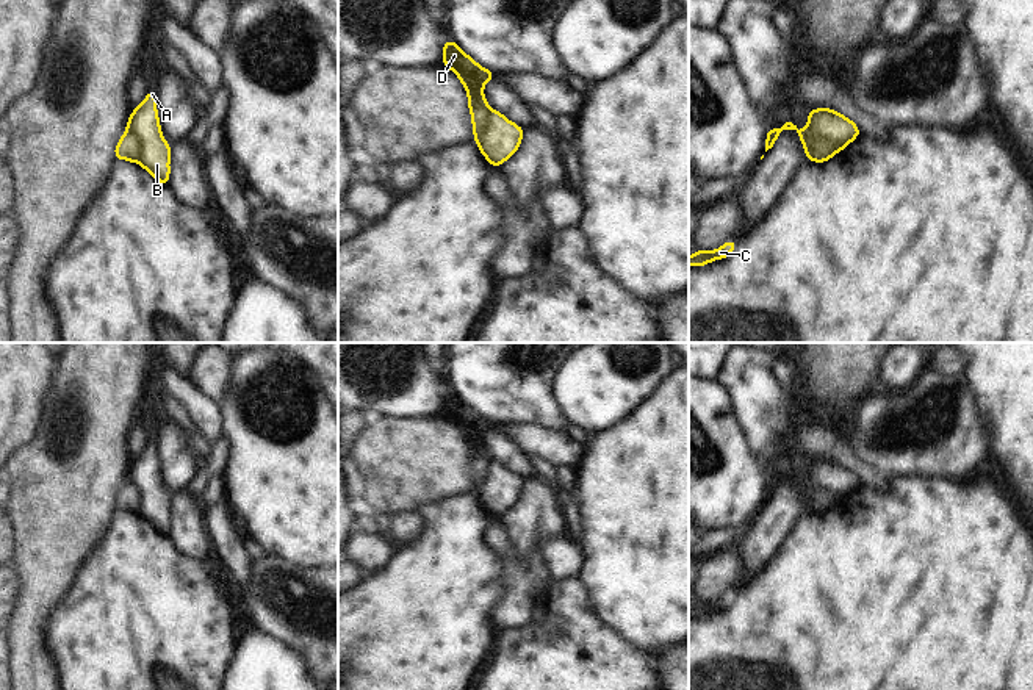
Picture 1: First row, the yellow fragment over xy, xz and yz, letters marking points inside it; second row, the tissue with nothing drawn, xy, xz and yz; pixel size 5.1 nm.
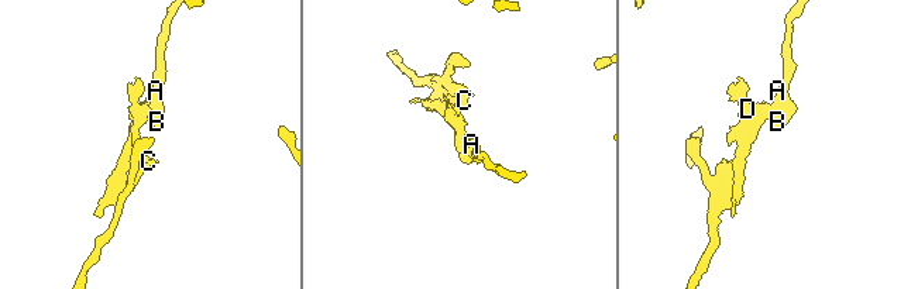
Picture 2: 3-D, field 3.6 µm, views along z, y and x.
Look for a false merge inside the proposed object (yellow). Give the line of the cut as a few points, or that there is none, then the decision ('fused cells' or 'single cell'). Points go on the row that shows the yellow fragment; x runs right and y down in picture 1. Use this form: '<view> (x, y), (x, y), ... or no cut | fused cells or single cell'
yz (809, 114), (811, 133), (836, 152) | fused cells

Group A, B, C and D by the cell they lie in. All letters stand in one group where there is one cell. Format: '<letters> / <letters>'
A B / C D

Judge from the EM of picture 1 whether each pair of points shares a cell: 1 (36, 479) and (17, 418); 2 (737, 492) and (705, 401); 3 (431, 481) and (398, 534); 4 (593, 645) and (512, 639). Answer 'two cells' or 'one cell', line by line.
1: two cells
2: one cell
3: two cells
4: one cell

